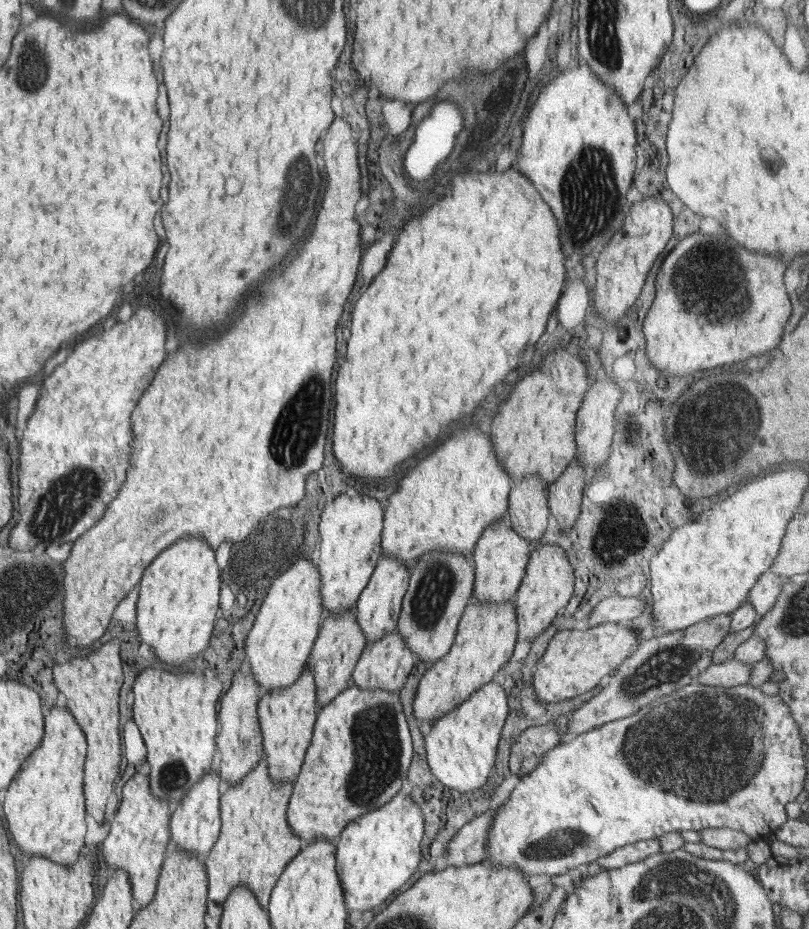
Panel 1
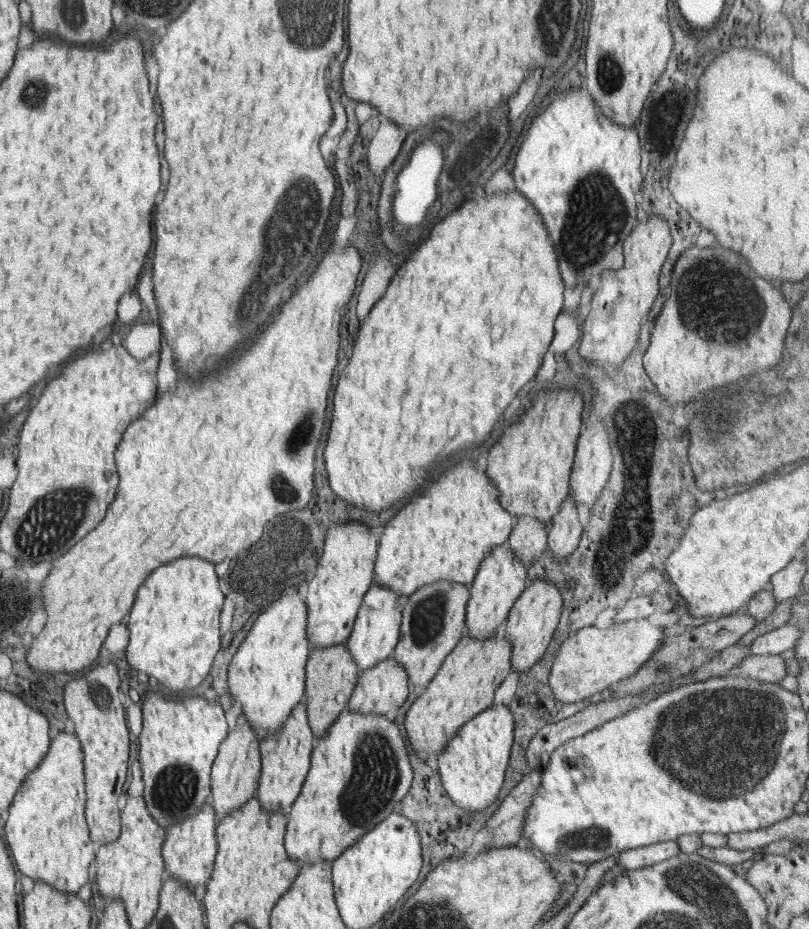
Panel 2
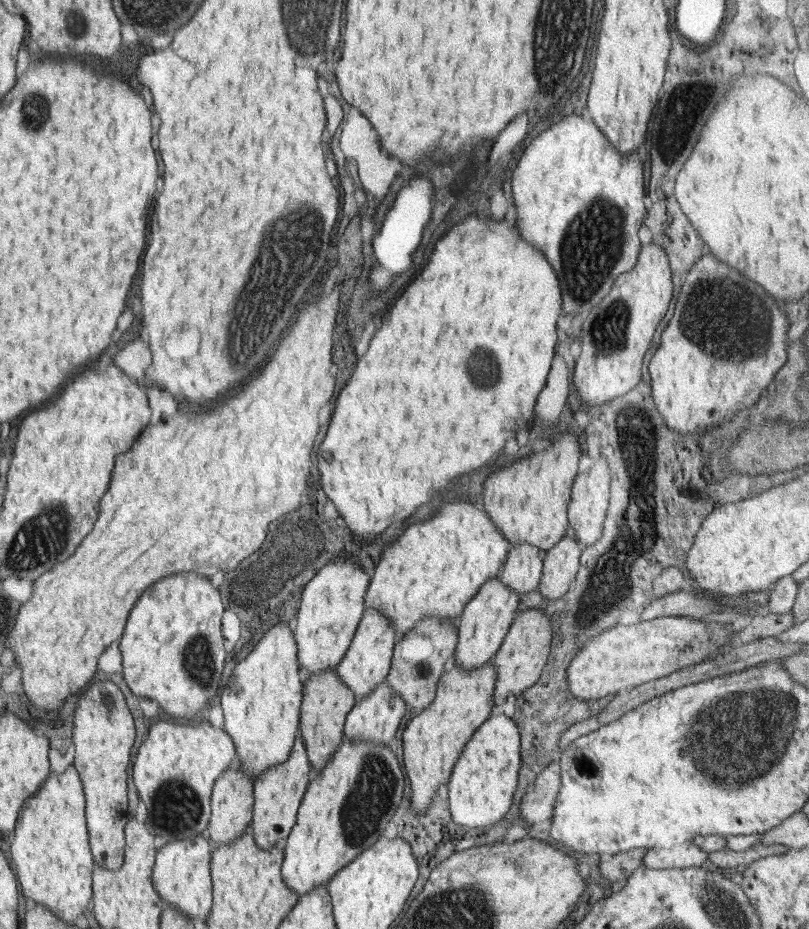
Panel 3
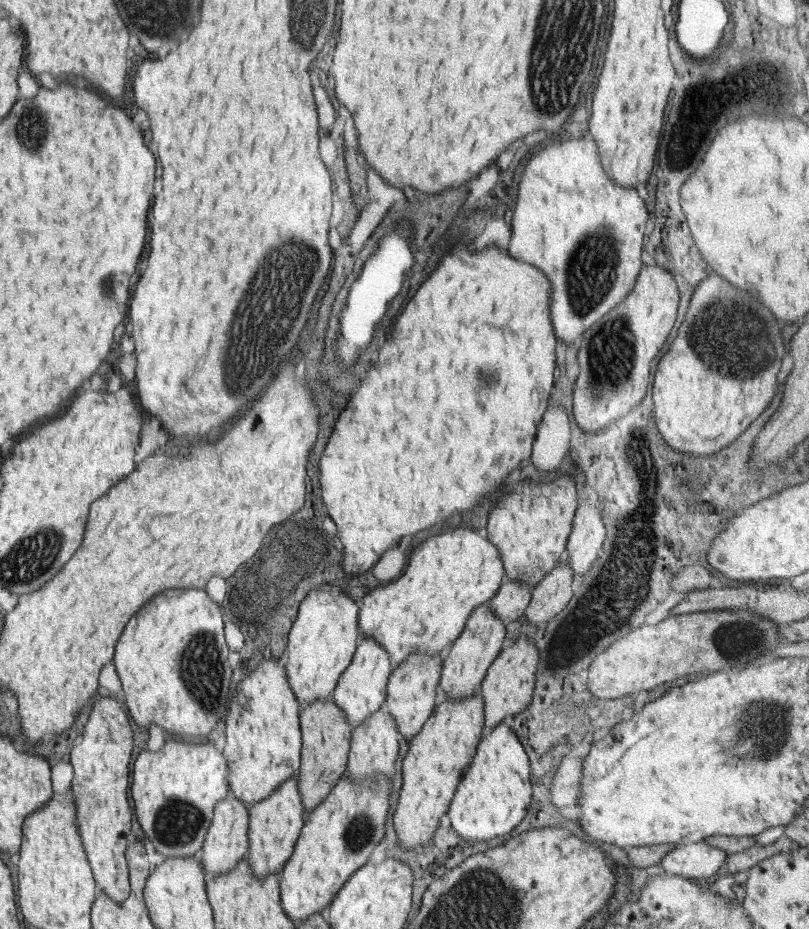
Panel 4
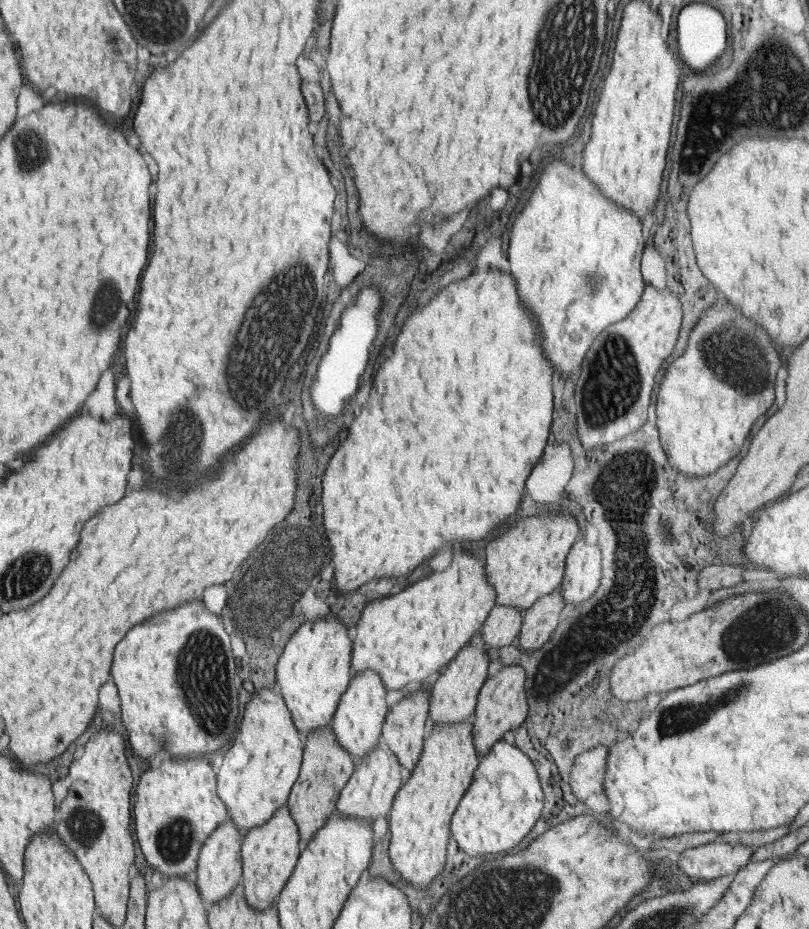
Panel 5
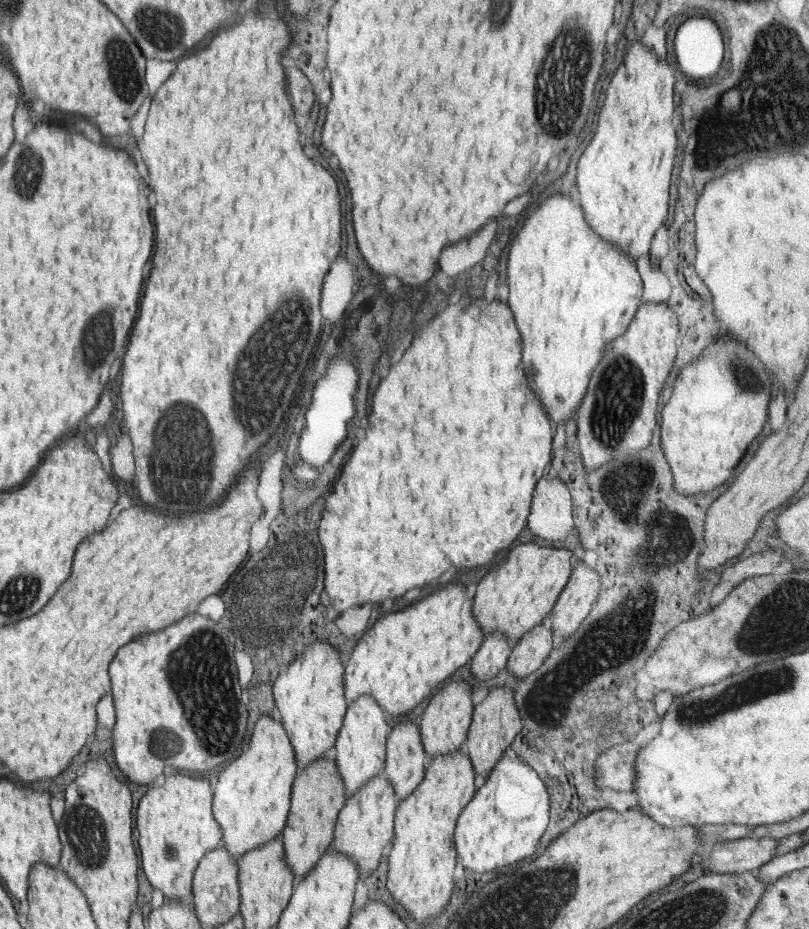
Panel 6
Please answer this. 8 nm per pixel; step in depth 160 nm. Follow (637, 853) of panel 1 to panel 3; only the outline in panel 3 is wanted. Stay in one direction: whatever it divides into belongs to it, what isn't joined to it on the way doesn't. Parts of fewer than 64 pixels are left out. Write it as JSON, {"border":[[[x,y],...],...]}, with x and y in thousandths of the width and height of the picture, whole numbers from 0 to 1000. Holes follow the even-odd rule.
{"border":[[[843,906],[829,913],[806,913],[799,916],[794,931],[805,935],[858,934],[876,927],[875,917],[865,915],[855,906]]]}

